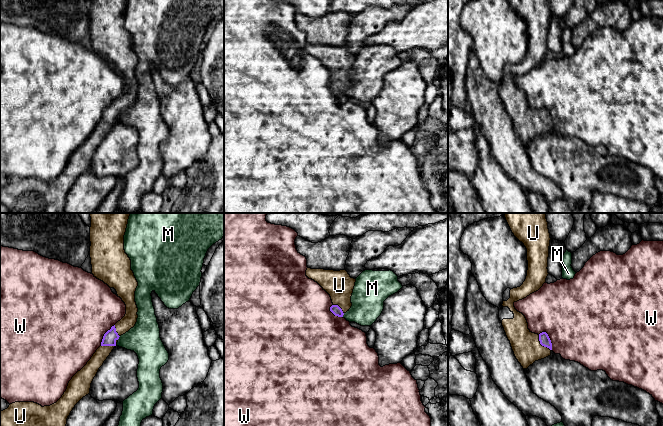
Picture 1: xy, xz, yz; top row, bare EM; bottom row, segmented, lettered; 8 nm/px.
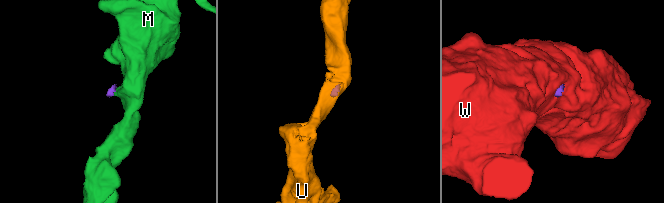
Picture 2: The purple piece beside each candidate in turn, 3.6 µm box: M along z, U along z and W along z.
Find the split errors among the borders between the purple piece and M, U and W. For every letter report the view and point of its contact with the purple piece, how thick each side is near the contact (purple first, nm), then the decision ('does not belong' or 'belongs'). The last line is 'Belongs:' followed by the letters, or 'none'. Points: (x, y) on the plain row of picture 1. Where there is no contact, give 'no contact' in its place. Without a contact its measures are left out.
M: xy (118, 114) | 110/260 nm | does not belong
U: xy (110, 121) | 110/110 nm | belongs
W: yz (549, 114) | 90/500 nm | does not belong
Belongs: U

